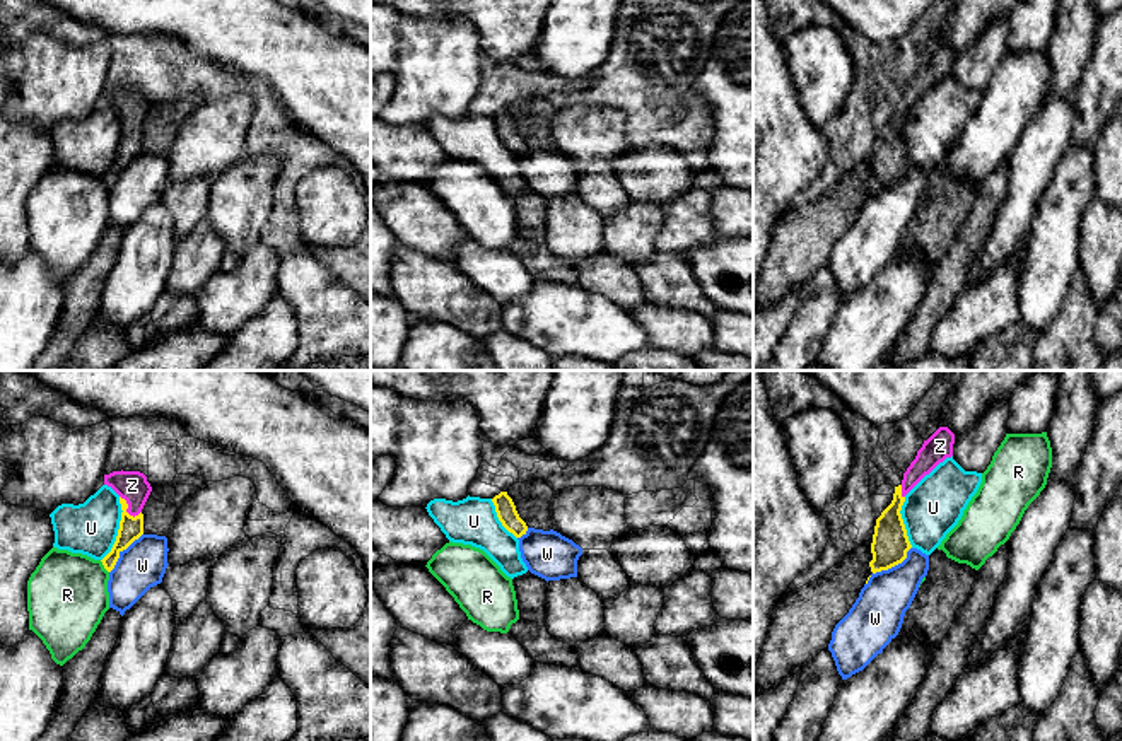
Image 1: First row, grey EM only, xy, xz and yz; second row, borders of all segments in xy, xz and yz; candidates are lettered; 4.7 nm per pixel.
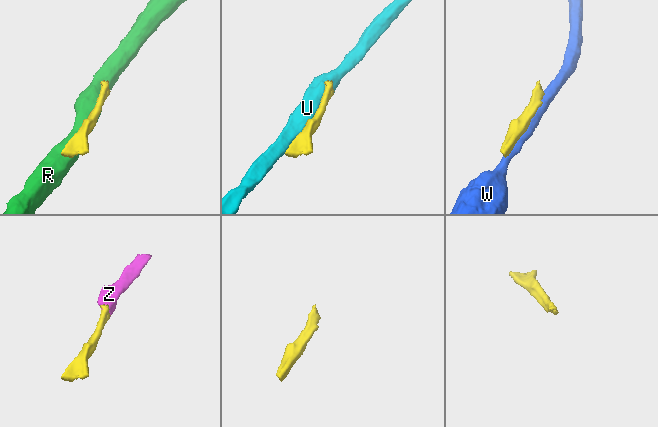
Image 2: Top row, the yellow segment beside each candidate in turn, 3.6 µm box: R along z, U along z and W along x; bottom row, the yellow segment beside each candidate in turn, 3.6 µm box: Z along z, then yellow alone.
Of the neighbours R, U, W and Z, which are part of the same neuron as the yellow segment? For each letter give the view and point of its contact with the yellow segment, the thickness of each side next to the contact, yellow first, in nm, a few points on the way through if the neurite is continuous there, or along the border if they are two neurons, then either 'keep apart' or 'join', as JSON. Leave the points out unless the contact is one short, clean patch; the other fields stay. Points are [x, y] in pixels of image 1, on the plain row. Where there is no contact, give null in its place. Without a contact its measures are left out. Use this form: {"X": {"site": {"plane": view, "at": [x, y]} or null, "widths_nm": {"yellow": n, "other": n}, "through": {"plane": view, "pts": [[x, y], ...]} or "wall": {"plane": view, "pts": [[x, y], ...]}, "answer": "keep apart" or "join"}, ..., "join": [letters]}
{"R": {"site": {"plane": "xy", "at": [105, 185]}, "widths_nm": {"yellow": 110, "other": 380}, "answer": "keep apart"}, "U": {"site": {"plane": "xy", "at": [118, 147]}, "widths_nm": {"yellow": 110, "other": 260}, "answer": "keep apart"}, "W": {"site": {"plane": "yz", "at": [888, 185]}, "widths_nm": {"yellow": 180, "other": 240}, "answer": "keep apart"}, "Z": {"site": {"plane": "xy", "at": [125, 128]}, "widths_nm": {"yellow": 110, "other": 140}, "through": {"plane": "xy", "pts": [[130, 145], [125, 128], [132, 122], [132, 103]]}, "answer": "join"}, "join": ["Z"]}

